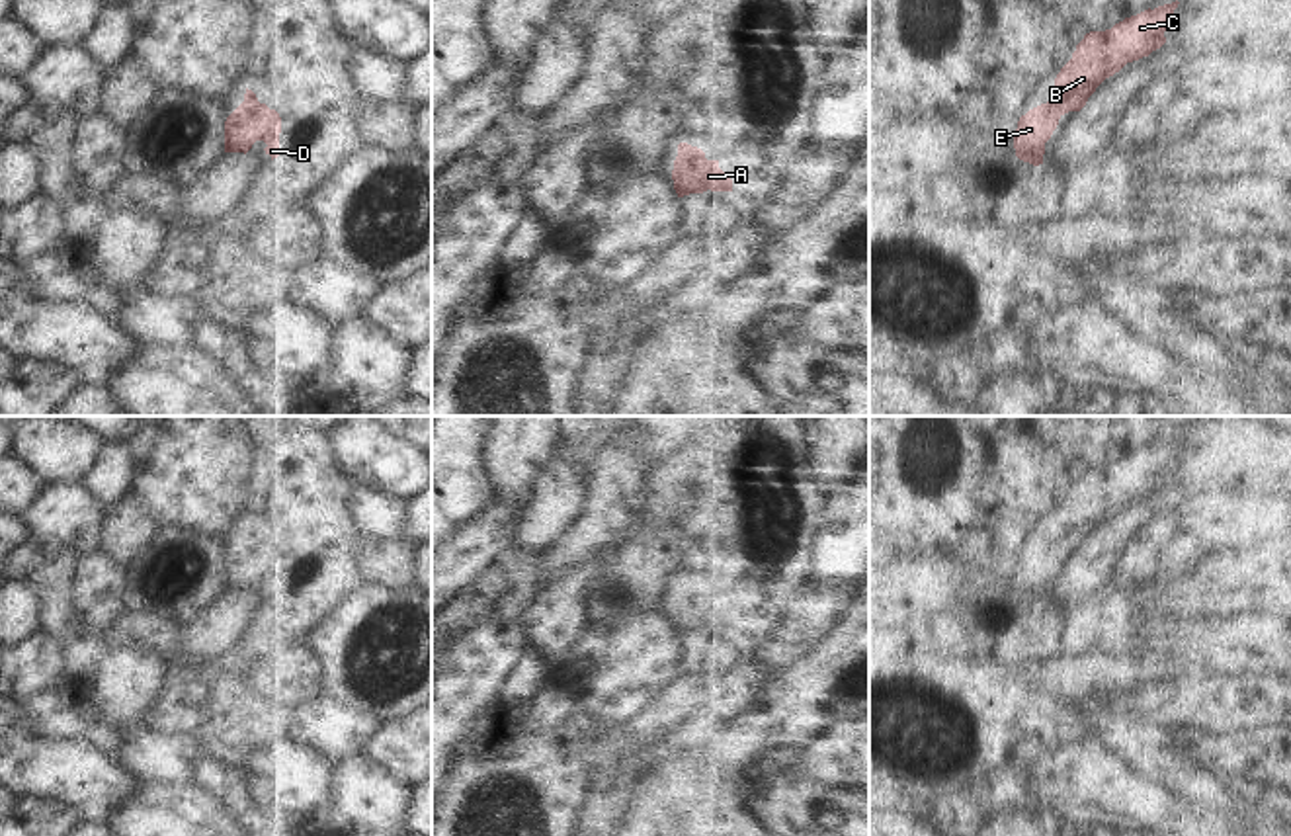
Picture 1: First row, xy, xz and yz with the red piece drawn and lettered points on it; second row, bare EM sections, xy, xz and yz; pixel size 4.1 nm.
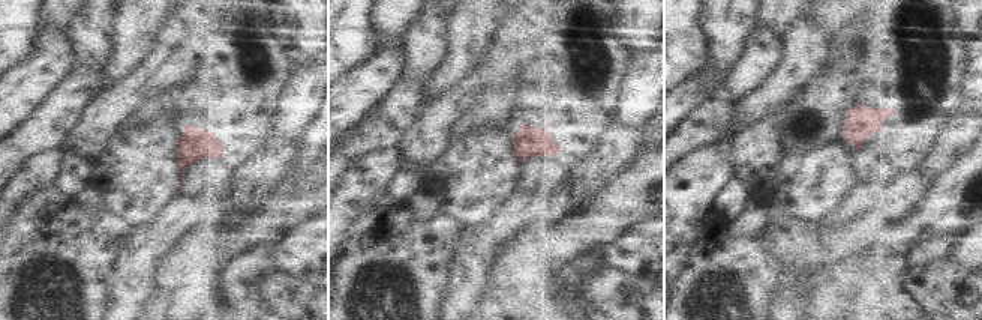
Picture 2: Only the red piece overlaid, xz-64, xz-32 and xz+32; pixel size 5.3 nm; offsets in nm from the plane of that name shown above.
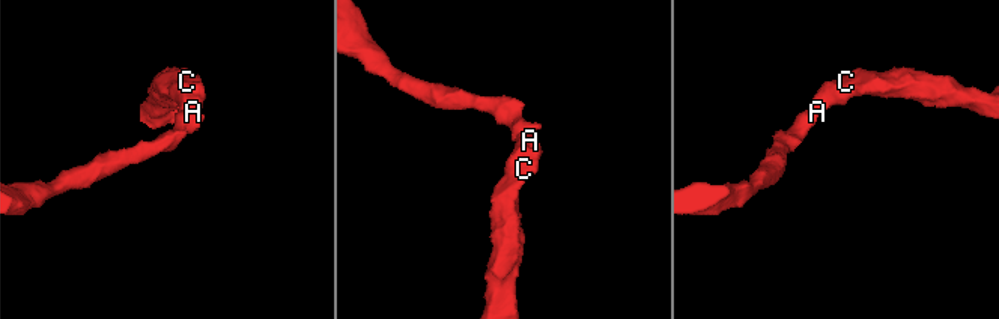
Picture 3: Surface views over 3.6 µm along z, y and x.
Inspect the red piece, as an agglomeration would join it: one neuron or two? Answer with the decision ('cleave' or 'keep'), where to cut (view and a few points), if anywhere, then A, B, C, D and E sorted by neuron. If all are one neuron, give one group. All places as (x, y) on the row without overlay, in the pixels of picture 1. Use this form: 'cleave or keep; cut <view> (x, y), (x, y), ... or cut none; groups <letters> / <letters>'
keep; cut none; groups A B C D E

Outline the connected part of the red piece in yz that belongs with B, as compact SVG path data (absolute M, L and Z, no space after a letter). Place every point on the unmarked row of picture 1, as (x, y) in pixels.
M1176 438L1154 447L1148 445L1111 467L1086 471L1072 496L1057 512L1049 539L1020 555L1014 574L1016 594L1033 604L1043 602L1045 580L1059 557L1068 549L1080 549L1096 525L1127 500L1160 486L1178 441Z

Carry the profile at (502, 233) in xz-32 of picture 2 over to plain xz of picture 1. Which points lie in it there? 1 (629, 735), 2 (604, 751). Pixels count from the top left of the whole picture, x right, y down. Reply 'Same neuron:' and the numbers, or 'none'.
Same neuron: 1

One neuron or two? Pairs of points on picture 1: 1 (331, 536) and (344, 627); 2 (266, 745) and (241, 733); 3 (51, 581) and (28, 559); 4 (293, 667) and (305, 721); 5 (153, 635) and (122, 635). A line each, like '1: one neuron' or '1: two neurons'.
1: two neurons
2: two neurons
3: one neuron
4: two neurons
5: one neuron

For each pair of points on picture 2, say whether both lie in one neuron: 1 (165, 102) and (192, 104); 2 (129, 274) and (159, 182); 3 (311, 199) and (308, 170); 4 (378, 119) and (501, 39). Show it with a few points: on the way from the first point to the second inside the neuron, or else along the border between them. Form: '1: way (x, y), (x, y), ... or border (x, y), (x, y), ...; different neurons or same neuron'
1: border (180, 87), (177, 108); different neurons
2: border (174, 197), (150, 218), (132, 226); different neurons
3: border (290, 176), (297, 182), (312, 182); different neurons
4: border (423, 101), (417, 117), (404, 131); different neurons

